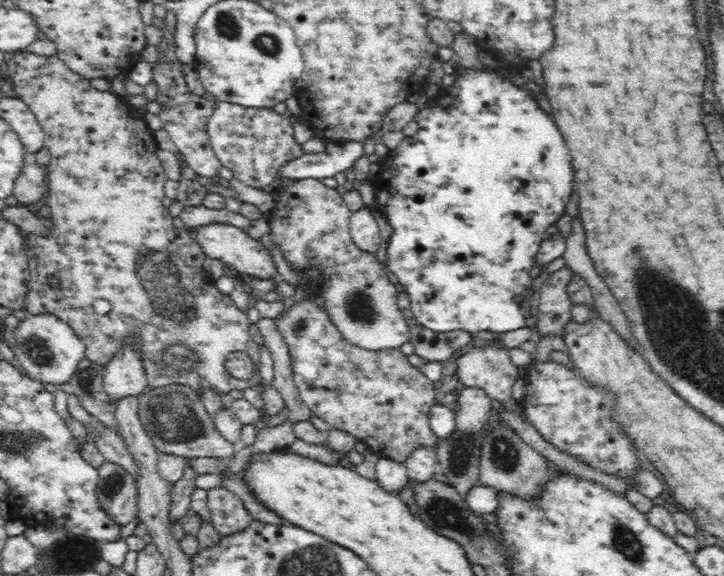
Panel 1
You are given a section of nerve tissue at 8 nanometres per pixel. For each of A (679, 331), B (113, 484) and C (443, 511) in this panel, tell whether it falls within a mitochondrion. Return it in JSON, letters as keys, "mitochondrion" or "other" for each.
{"A":"mitochondrion","B":"mitochondrion","C":"mitochondrion"}

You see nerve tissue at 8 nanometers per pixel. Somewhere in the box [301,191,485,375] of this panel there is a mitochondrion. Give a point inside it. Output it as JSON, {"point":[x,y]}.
{"point":[360,313]}

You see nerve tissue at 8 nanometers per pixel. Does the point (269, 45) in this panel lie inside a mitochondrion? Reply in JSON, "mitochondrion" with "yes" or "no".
{"mitochondrion":"yes"}

